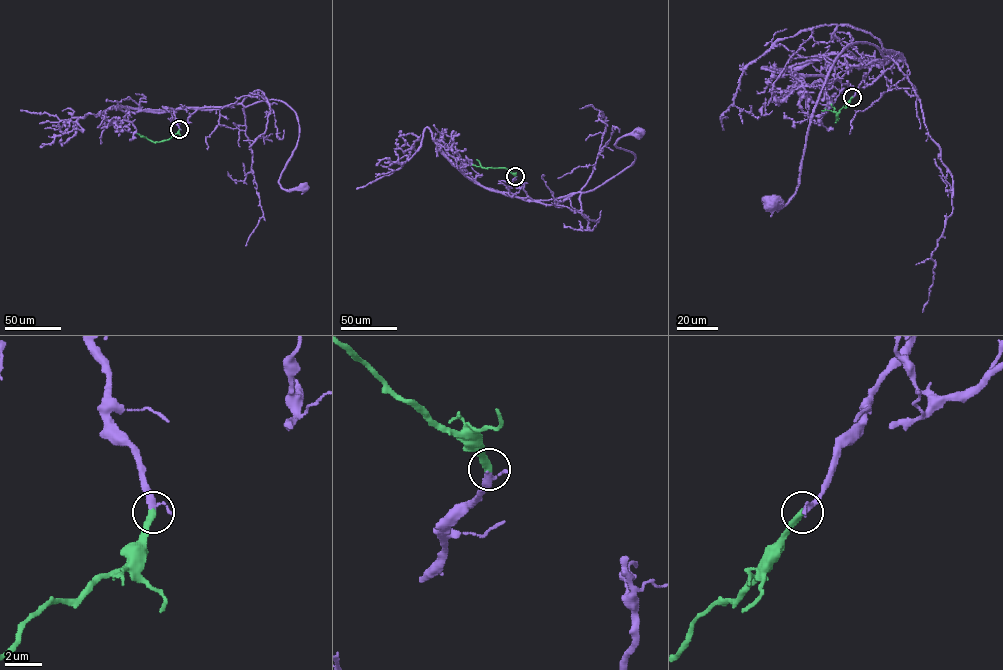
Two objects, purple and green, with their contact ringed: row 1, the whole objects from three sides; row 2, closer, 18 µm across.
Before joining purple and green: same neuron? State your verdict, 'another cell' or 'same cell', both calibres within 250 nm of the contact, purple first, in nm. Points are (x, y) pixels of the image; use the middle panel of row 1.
same cell; calibres 220 and 320 nm

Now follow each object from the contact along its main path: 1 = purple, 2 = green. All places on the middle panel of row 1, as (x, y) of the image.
1: (515, 176), (509, 191), (528, 199), (558, 199), (594, 189), (634, 162), (631, 152), (614, 144), (640, 132)
2: (515, 176), (505, 168), (473, 164)

